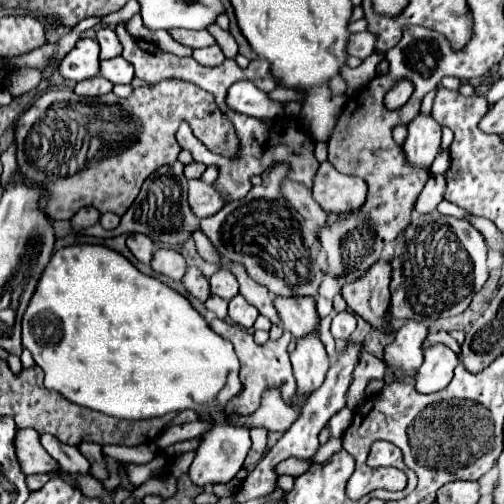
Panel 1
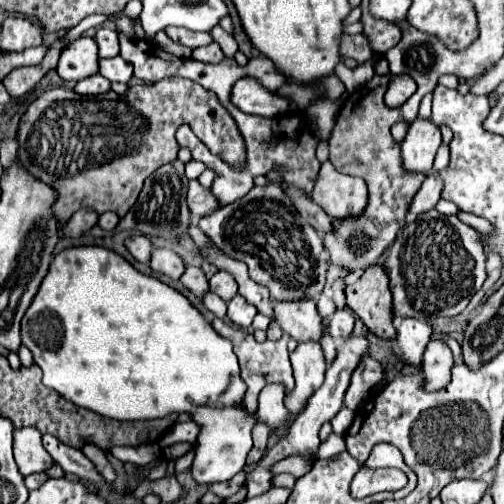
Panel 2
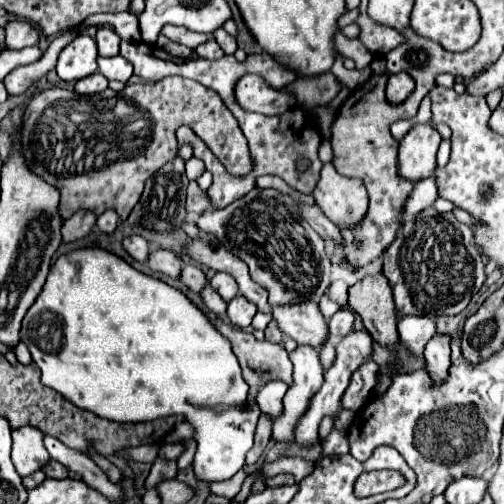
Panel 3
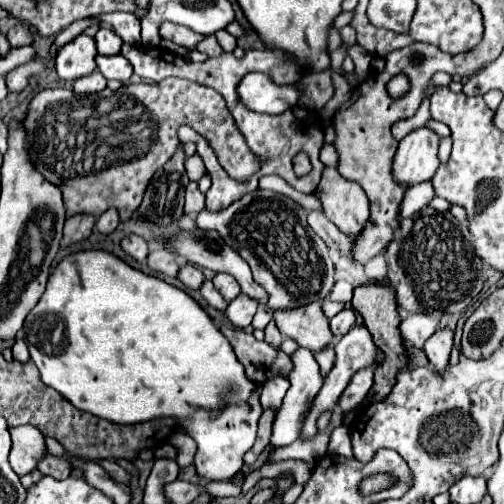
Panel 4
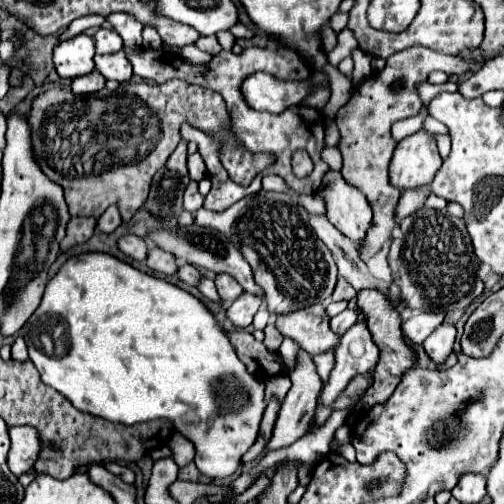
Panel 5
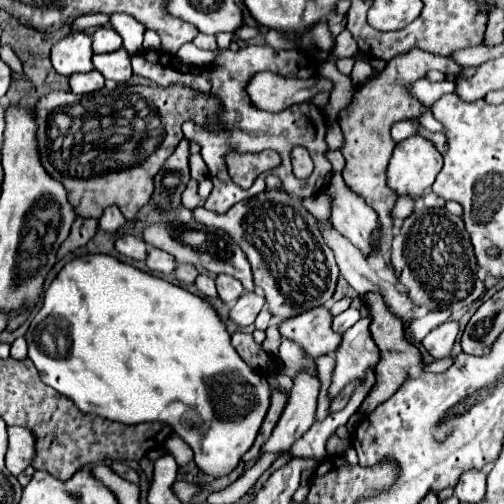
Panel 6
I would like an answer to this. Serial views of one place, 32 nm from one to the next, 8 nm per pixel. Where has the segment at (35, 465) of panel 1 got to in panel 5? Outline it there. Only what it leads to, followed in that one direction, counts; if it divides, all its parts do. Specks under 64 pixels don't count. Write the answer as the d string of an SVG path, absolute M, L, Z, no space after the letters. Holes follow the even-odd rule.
M14 426L10 428L10 452L8 466L16 476L22 476L34 468L34 462L40 458L42 440L32 426Z

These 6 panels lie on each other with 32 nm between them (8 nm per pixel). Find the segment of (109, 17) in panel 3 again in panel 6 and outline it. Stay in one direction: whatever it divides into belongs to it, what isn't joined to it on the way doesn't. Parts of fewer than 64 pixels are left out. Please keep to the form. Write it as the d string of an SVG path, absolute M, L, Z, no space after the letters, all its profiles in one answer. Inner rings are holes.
M112 14L110 16L112 28L122 36L124 48L128 52L140 52L142 50L142 36L144 36L144 26L128 14Z

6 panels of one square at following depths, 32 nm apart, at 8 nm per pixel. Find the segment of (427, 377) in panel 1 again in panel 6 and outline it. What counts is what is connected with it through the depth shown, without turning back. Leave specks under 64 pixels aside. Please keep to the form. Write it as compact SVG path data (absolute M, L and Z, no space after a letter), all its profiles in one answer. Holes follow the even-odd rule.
M444 322L422 340L422 346L432 354L434 360L442 360L450 356L456 336L458 336L458 322Z

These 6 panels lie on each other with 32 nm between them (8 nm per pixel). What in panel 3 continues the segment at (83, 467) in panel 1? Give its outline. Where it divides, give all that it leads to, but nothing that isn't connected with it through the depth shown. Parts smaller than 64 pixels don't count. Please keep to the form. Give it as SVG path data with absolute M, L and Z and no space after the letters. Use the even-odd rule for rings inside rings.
M44 436L44 446L48 450L48 454L58 460L68 472L78 474L84 482L88 482L88 486L96 488L100 494L112 498L112 500L120 500L122 492L120 486L108 482L108 478L104 476L104 472L100 472L100 468L82 452L76 452L72 448L66 448L60 440L56 440L54 436Z

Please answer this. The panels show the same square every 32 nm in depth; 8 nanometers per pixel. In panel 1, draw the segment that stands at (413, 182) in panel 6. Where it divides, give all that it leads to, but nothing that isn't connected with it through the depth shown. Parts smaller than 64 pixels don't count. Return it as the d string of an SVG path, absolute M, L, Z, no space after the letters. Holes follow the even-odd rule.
M418 114L408 124L408 138L404 144L404 154L410 164L430 166L440 150L442 126L430 114Z

